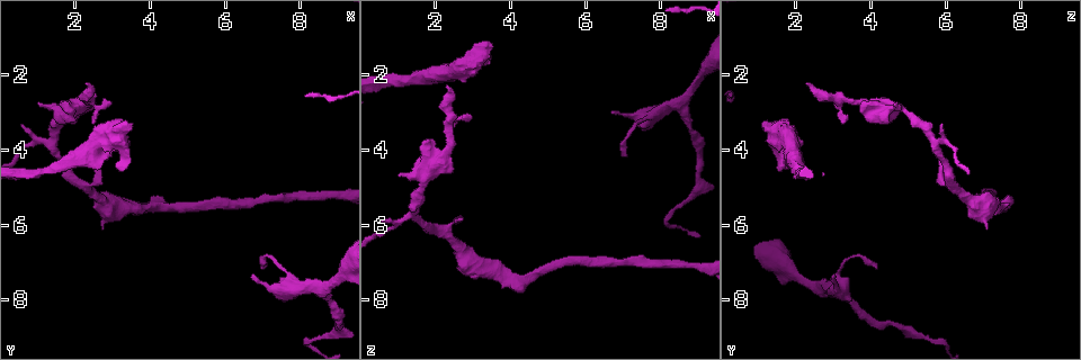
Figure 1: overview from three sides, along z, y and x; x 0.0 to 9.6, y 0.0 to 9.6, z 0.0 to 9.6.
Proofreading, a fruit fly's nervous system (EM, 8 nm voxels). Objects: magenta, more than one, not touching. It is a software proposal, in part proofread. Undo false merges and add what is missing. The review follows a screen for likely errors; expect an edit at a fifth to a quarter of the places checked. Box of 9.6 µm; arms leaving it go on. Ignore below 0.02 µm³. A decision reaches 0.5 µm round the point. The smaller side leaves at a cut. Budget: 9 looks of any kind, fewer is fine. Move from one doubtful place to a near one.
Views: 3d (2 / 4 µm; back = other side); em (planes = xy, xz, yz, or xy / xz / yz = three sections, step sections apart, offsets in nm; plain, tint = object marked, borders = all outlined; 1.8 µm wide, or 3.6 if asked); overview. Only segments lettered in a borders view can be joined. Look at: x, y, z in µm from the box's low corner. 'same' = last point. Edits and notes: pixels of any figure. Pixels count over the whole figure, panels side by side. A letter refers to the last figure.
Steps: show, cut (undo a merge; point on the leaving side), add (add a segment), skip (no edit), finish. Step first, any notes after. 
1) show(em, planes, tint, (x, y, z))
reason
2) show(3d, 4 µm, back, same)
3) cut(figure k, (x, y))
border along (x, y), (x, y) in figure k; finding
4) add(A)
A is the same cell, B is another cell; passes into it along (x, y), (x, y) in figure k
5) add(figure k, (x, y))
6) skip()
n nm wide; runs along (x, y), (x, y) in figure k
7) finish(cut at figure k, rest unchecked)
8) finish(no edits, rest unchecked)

show(3d, 2 µm, (8.65, 7.75, 2.80))
branch point

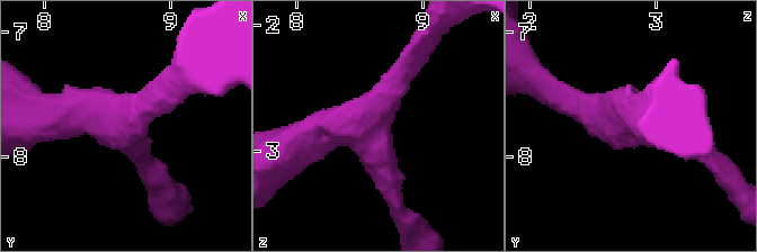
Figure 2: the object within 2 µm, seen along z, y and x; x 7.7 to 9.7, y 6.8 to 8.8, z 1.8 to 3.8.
show(em, xy, step 8, tint, (8.62, 7.74, 2.76))

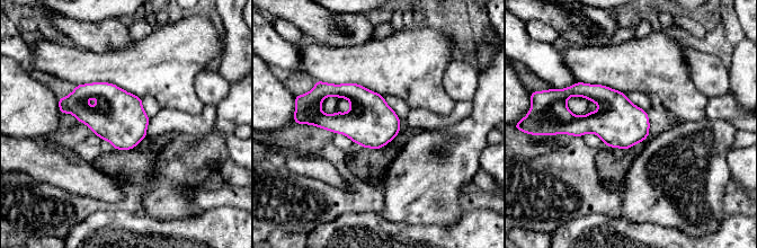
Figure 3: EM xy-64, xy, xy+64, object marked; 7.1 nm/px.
show(em, planes, borders, same)

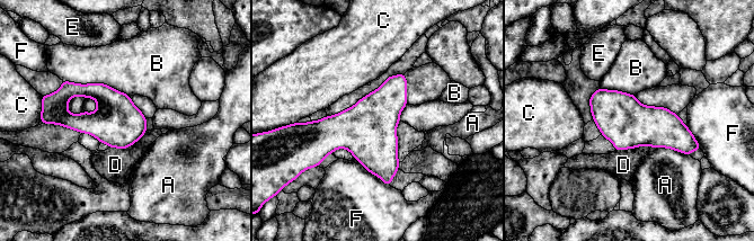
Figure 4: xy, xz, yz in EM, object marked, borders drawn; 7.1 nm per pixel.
skip()
360 nm wide; A, B, C, D, E and F are other cells; border along (147, 131), (126, 148), (109, 148) in figure 4; all the same neuron

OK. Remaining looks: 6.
show(3d, 2 µm, (6.75, 7.40, 3.05))
an open end

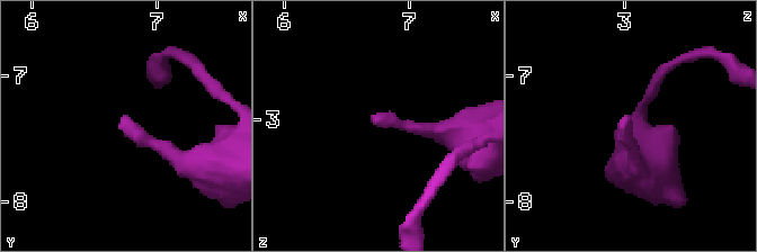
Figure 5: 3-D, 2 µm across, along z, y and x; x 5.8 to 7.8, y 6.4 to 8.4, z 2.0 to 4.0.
show(em, xz, step 8, tint, (6.76, 7.36, 3.06))

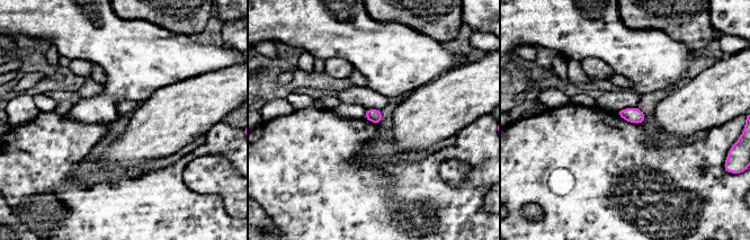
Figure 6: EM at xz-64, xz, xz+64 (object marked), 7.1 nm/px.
show(em, planes, borders, same)
another direction

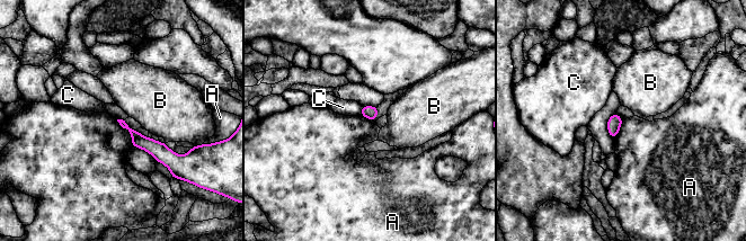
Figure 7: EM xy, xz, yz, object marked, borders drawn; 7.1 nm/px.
skip()
A, B and C are other cells; runs along (133, 133), (169, 162) in figure 7; none of them fits

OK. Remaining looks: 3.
show(em, xz, step 16, tint, (3.10, 4.40, 1.60))
an open end

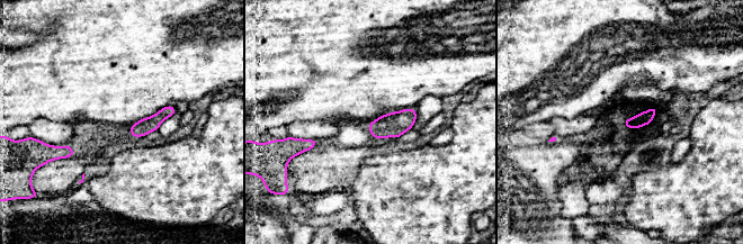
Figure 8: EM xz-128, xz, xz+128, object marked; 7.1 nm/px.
show(em, xz, step 16, borders, same)

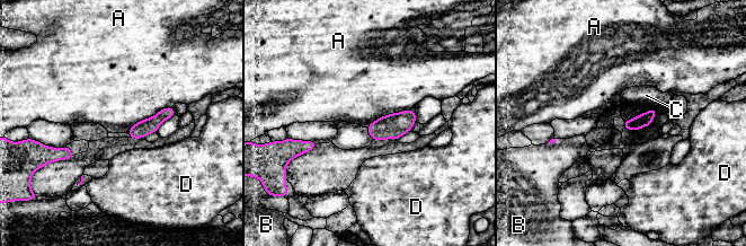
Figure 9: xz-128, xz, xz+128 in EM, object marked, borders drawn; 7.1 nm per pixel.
skip()
A, B, C and D are other cells; runs along (170, 110), (150, 125), (132, 134) in figure 9; none of them fits

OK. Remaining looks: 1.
finish(no edits, rest unchecked)

